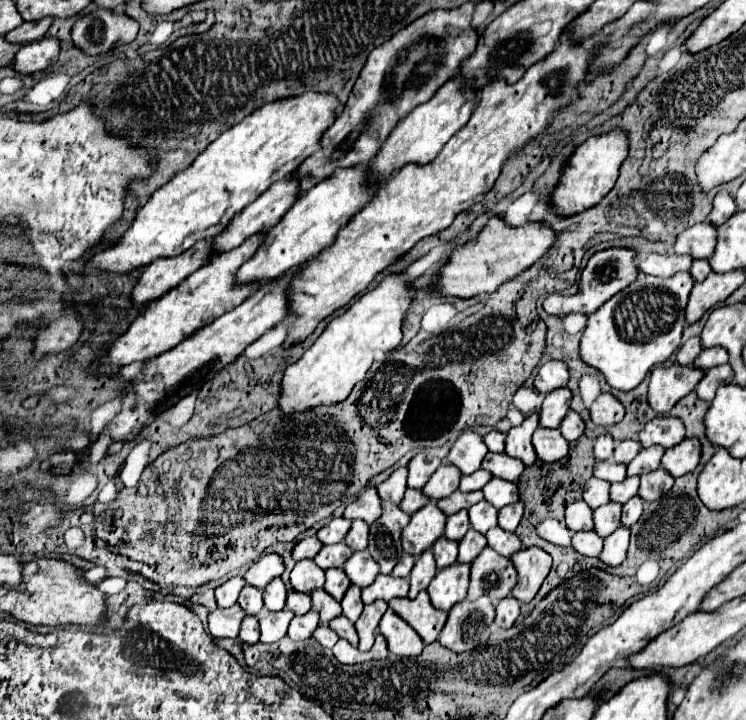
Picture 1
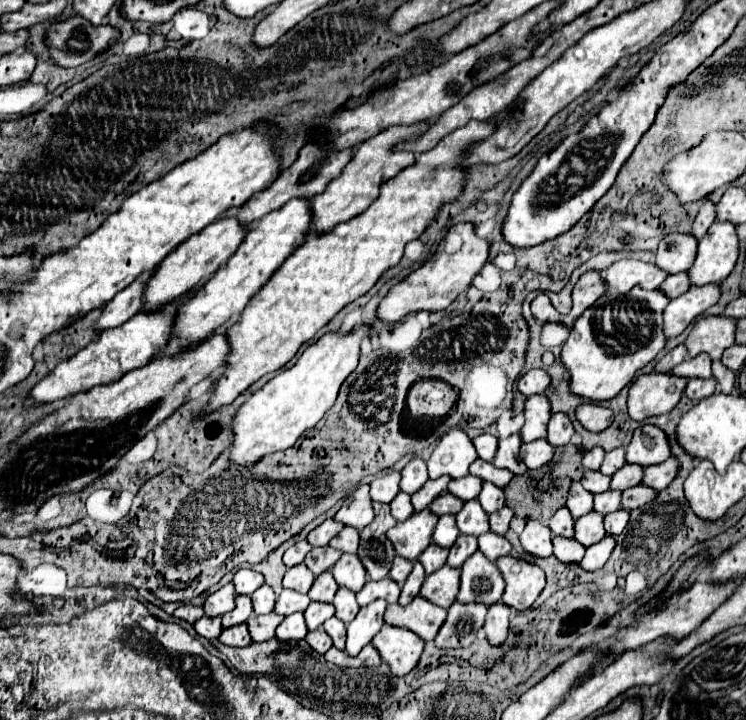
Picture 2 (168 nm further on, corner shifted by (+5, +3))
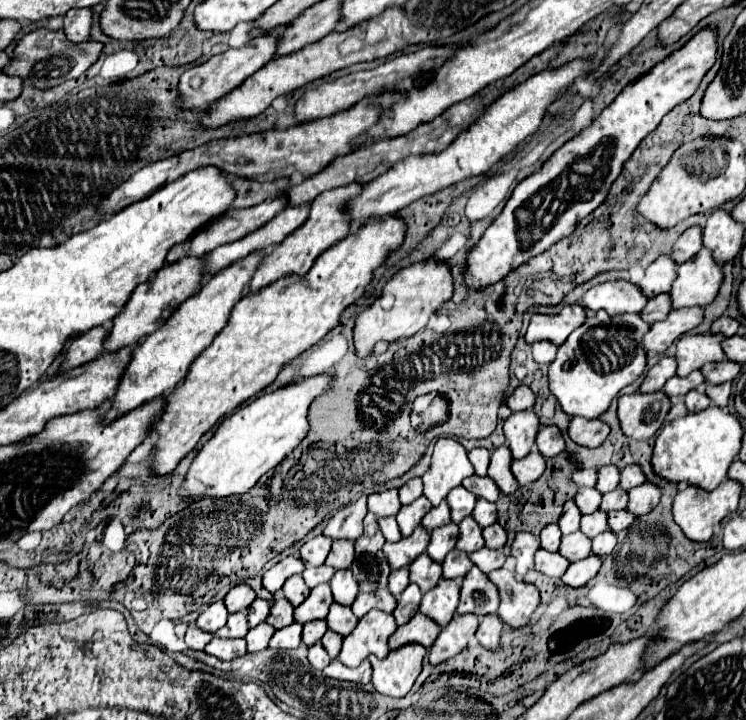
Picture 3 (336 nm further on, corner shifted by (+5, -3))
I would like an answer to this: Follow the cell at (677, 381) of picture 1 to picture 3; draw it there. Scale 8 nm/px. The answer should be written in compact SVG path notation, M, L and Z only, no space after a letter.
M632 393L618 399L618 421L622 433L630 439L650 439L662 427L670 409L670 399L658 393Z

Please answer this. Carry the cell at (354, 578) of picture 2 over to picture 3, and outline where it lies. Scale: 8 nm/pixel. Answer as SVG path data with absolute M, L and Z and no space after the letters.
M350 569L336 571L334 577L330 579L330 587L332 587L334 601L340 605L352 605L358 595L358 583L354 581L354 575L350 573Z

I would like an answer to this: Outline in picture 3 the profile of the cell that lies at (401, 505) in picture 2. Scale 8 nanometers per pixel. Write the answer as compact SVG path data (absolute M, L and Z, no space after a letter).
M386 517L386 519L378 519L378 525L380 525L380 531L382 535L386 537L386 541L400 541L402 535L400 535L400 529L396 525L396 519L394 517Z

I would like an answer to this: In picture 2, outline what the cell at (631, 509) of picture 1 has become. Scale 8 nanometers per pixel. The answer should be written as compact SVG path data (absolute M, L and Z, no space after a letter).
M624 509L612 511L610 515L604 517L606 533L610 533L610 535L620 535L620 533L624 531L624 527L628 525L628 521L630 521L630 511L624 511Z

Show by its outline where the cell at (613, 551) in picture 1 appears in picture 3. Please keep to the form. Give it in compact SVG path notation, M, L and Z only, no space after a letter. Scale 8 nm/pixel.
M590 555L578 563L570 563L566 573L562 575L562 583L568 587L574 587L574 589L584 587L592 577L596 577L600 565L602 565L602 561L596 555Z

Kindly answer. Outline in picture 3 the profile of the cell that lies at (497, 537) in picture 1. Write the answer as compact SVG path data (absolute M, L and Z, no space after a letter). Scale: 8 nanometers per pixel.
M482 547L480 551L470 553L468 557L470 557L470 561L472 561L478 569L482 569L482 573L486 573L486 575L488 575L490 571L500 569L500 567L504 565L504 553L502 553L502 551L490 551L490 549L486 549L486 547Z

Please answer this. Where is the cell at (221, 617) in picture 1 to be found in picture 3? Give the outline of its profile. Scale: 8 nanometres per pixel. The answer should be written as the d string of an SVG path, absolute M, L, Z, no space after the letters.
M190 627L190 629L186 631L184 641L186 641L186 647L188 647L188 649L192 649L192 651L202 651L212 637L214 637L212 633L202 633L202 631L198 631L198 627Z

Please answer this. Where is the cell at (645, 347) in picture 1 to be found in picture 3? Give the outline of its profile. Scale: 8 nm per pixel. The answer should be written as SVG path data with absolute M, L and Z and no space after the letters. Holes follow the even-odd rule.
M596 313L570 333L548 367L550 395L556 397L560 409L568 417L580 415L584 419L598 419L610 407L620 389L644 373L646 353L642 349L642 337L648 327L650 325L646 325L640 315L606 317L606 313ZM566 361L572 361L568 371L562 369Z

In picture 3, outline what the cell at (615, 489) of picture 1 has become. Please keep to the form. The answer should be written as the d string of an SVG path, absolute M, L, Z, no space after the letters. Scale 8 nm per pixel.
M594 511L592 515L584 515L582 521L580 521L580 531L586 537L590 537L590 539L594 539L600 533L604 533L606 529L608 529L608 525L606 525L606 513L602 513L602 511Z

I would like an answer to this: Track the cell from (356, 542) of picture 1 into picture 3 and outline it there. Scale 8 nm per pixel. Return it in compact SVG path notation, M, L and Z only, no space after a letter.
M334 541L326 565L334 569L348 569L354 561L354 541Z

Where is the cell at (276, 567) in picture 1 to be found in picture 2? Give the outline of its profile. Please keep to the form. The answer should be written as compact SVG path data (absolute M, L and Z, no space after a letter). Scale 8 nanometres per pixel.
M238 569L232 581L238 595L252 595L258 587L264 585L264 575L254 569Z

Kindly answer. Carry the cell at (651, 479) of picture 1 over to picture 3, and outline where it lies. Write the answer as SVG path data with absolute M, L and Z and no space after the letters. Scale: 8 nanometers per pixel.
M622 509L622 511L614 511L614 513L608 515L608 529L610 529L612 533L620 533L620 531L624 531L634 519L636 519L636 517L630 517L624 509Z

